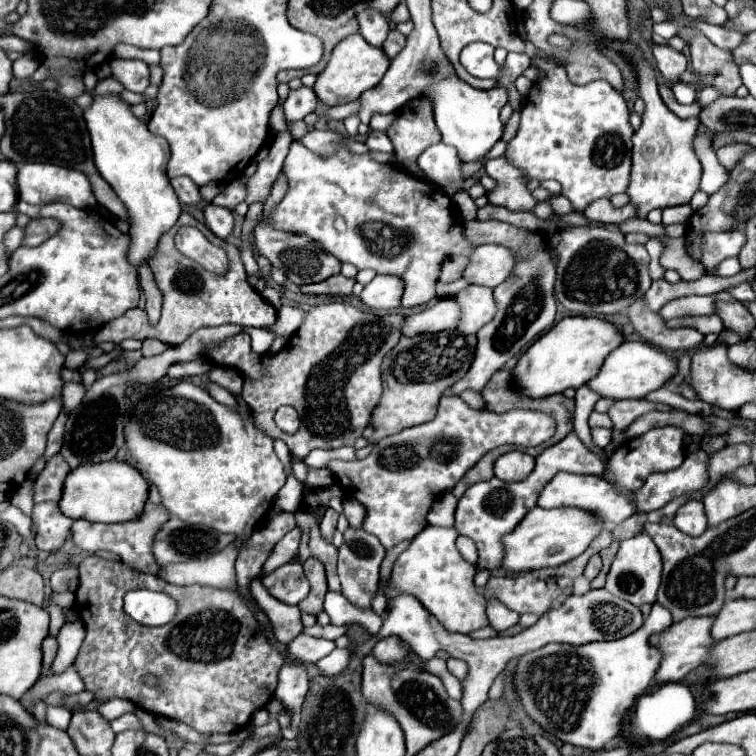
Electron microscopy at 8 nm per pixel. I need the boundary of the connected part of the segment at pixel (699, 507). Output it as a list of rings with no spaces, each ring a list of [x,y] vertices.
[[[688,500],[674,518],[674,526],[688,534],[688,536],[700,536],[708,528],[706,524],[706,514],[704,514],[704,504],[700,500]]]

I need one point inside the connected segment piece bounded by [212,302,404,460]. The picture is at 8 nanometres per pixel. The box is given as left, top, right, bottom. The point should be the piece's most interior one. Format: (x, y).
(330, 372)

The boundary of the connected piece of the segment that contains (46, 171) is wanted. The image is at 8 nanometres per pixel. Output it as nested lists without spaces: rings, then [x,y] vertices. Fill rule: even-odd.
[[[30,162],[24,166],[18,166],[18,194],[20,194],[20,200],[34,206],[44,206],[50,202],[64,202],[76,208],[96,206],[96,198],[92,194],[90,180],[86,178],[86,174],[72,168],[60,168],[56,164]]]

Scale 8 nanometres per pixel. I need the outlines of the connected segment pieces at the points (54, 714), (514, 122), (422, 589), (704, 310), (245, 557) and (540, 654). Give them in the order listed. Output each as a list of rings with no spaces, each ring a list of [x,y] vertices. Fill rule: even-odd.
[[[50,706],[50,708],[48,708],[48,714],[46,714],[46,720],[48,720],[50,726],[56,726],[58,730],[66,730],[66,726],[68,726],[68,722],[70,722],[70,716],[72,716],[70,710]]]
[[[514,111],[504,127],[502,140],[509,142],[516,136],[520,123],[520,111]]]
[[[426,526],[420,534],[416,534],[414,538],[412,538],[412,542],[410,542],[410,546],[398,556],[398,560],[396,560],[396,564],[394,564],[394,570],[392,570],[392,576],[390,576],[390,582],[388,582],[388,590],[386,590],[386,598],[388,598],[388,606],[386,606],[386,610],[390,608],[390,602],[392,602],[392,598],[394,596],[398,596],[398,594],[410,594],[410,596],[414,596],[416,600],[420,600],[420,604],[430,612],[430,614],[434,614],[434,618],[448,630],[448,632],[460,632],[460,634],[470,634],[472,630],[478,630],[478,628],[484,628],[484,626],[488,626],[488,616],[486,616],[486,598],[480,594],[480,590],[474,586],[474,574],[476,574],[476,568],[472,566],[472,564],[468,564],[462,556],[460,556],[460,552],[456,550],[456,538],[458,538],[458,534],[456,534],[456,528],[440,528],[440,526]]]
[[[726,292],[714,294],[714,296],[686,296],[686,298],[676,298],[676,300],[668,302],[660,310],[660,316],[664,316],[666,320],[672,320],[672,318],[680,318],[680,316],[714,314],[716,300],[732,300],[732,298]]]
[[[278,512],[272,520],[266,522],[266,526],[260,526],[246,546],[240,548],[238,560],[236,560],[236,576],[238,586],[242,594],[250,596],[250,580],[256,578],[262,570],[262,564],[266,562],[268,554],[276,546],[276,542],[296,526],[292,512]]]
[[[654,604],[644,626],[626,638],[584,646],[546,644],[532,654],[524,654],[524,658],[518,658],[514,670],[514,684],[524,710],[554,738],[574,746],[602,750],[622,732],[624,720],[636,700],[650,688],[660,668],[662,652],[648,640],[668,626],[672,626],[670,612]]]

